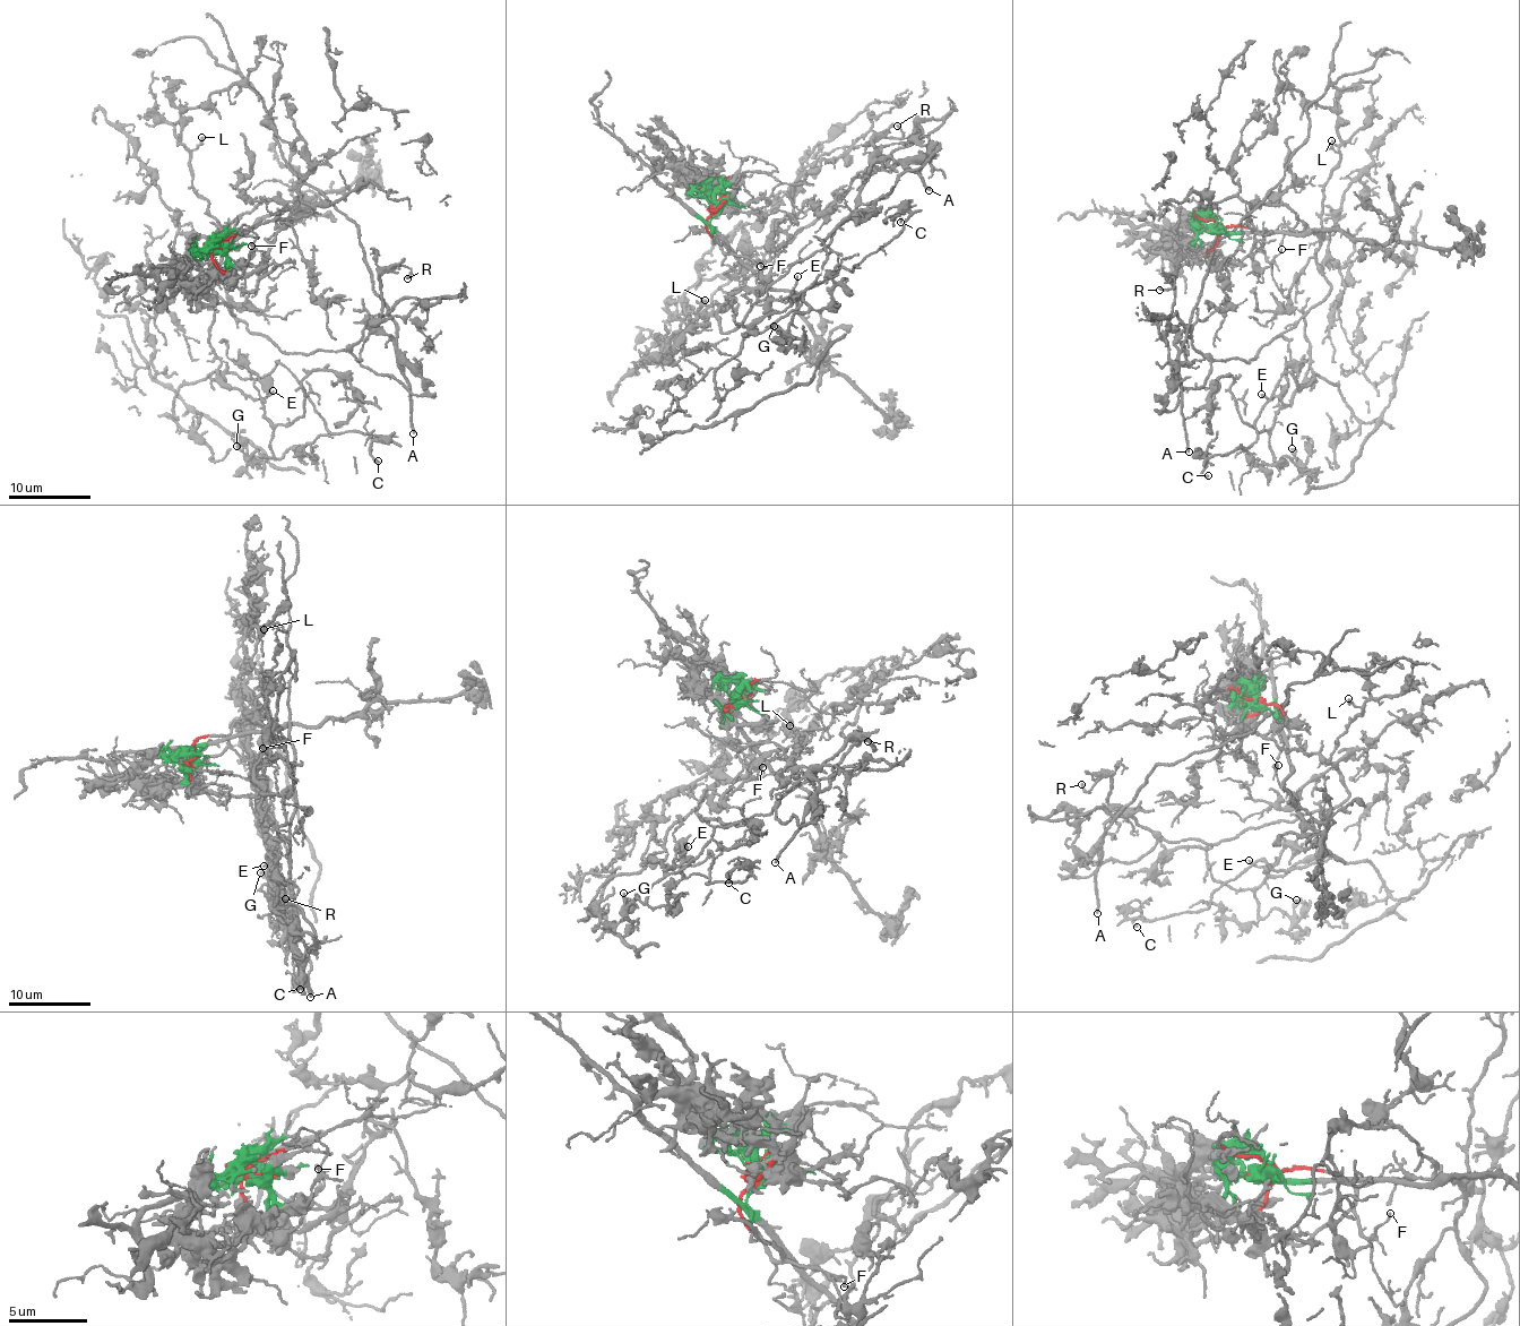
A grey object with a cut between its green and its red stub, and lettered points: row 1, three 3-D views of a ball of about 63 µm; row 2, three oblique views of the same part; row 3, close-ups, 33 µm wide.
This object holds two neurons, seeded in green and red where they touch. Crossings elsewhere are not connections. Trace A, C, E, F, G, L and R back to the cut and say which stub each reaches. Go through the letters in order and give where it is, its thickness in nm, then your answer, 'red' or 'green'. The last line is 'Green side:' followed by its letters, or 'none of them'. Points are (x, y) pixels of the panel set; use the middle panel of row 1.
A: (929, 190) | 220 nm | red
C: (900, 222) | 180 nm | red
E: (797, 276) | 160 nm | red
F: (760, 266) | 110 nm | red
G: (774, 326) | 200 nm | red
L: (705, 300) | 240 nm | red
R: (897, 126) | 160 nm | red
Green side: none of them

